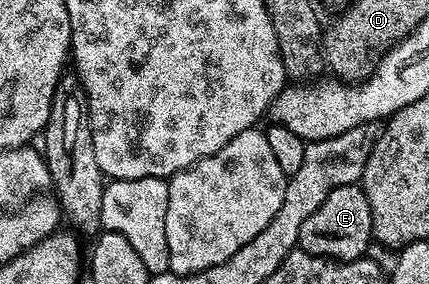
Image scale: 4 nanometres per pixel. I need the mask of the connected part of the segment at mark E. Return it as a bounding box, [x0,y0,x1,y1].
[298,184,372,260]

